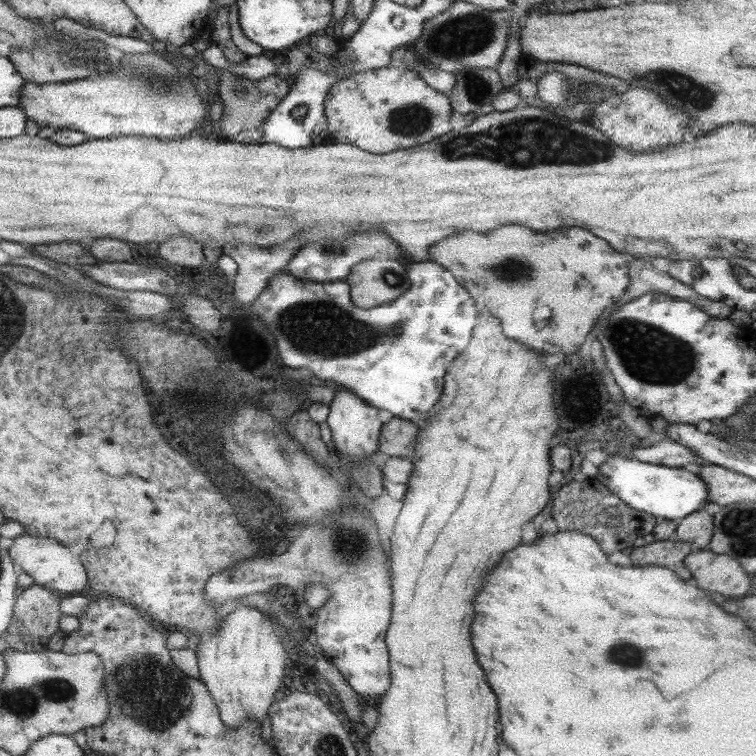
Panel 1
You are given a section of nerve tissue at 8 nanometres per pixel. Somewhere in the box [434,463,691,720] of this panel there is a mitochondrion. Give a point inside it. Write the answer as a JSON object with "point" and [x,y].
{"point":[629,655]}

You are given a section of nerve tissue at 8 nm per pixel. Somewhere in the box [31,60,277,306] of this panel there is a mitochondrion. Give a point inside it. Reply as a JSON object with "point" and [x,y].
{"point":[158,82]}

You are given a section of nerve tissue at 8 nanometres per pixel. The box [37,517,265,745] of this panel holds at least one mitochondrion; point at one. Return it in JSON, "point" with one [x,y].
{"point":[148,692]}

